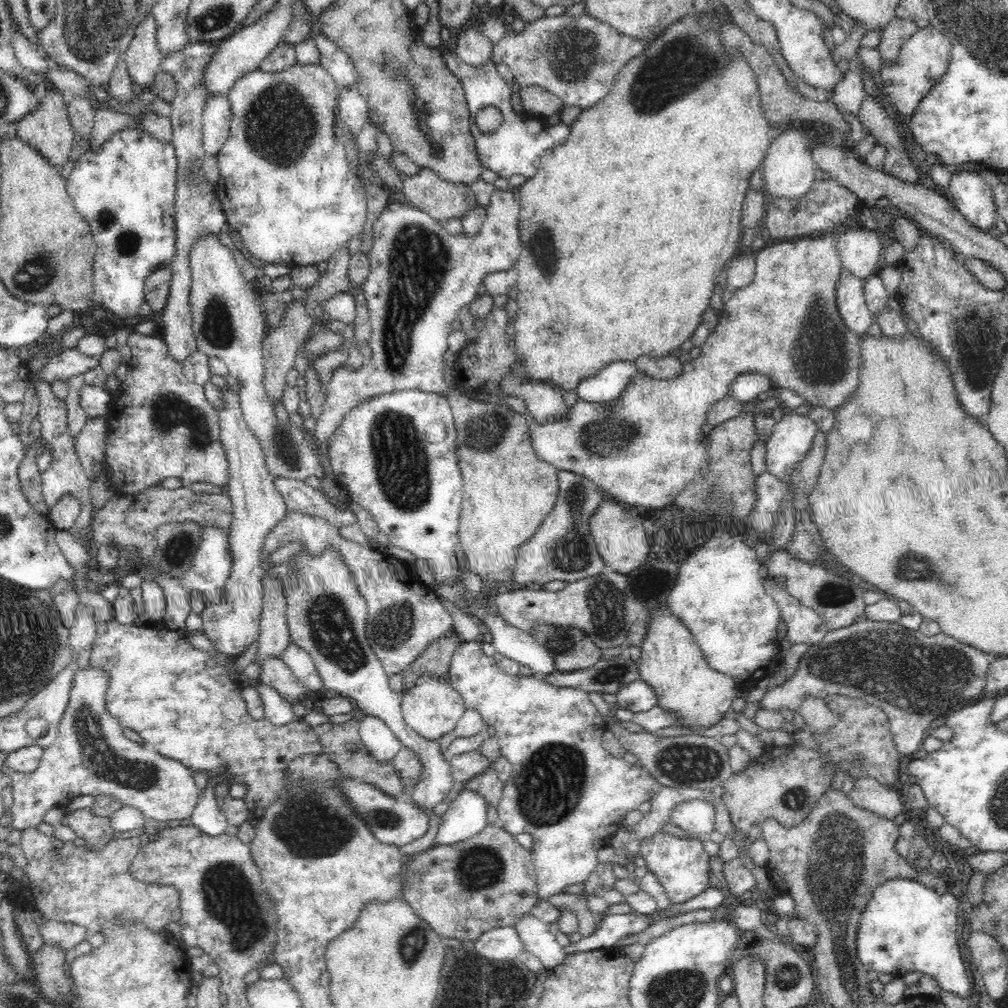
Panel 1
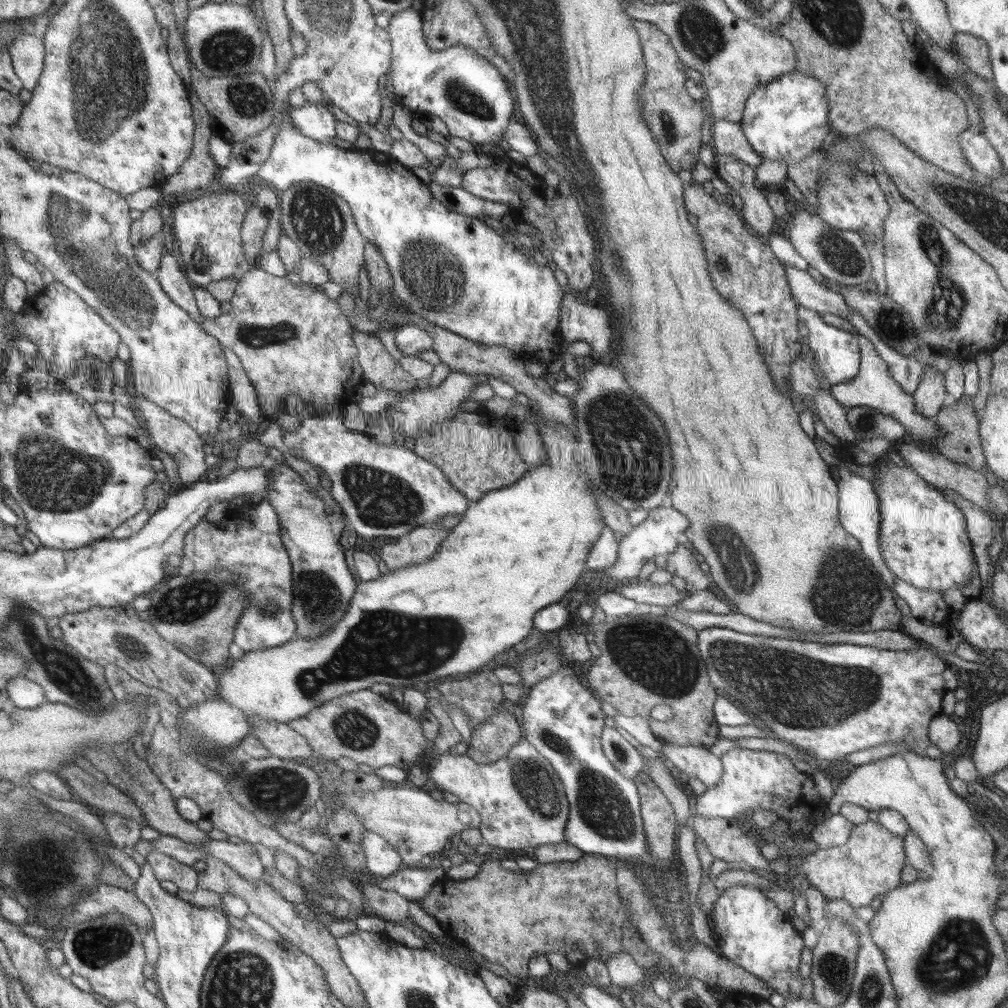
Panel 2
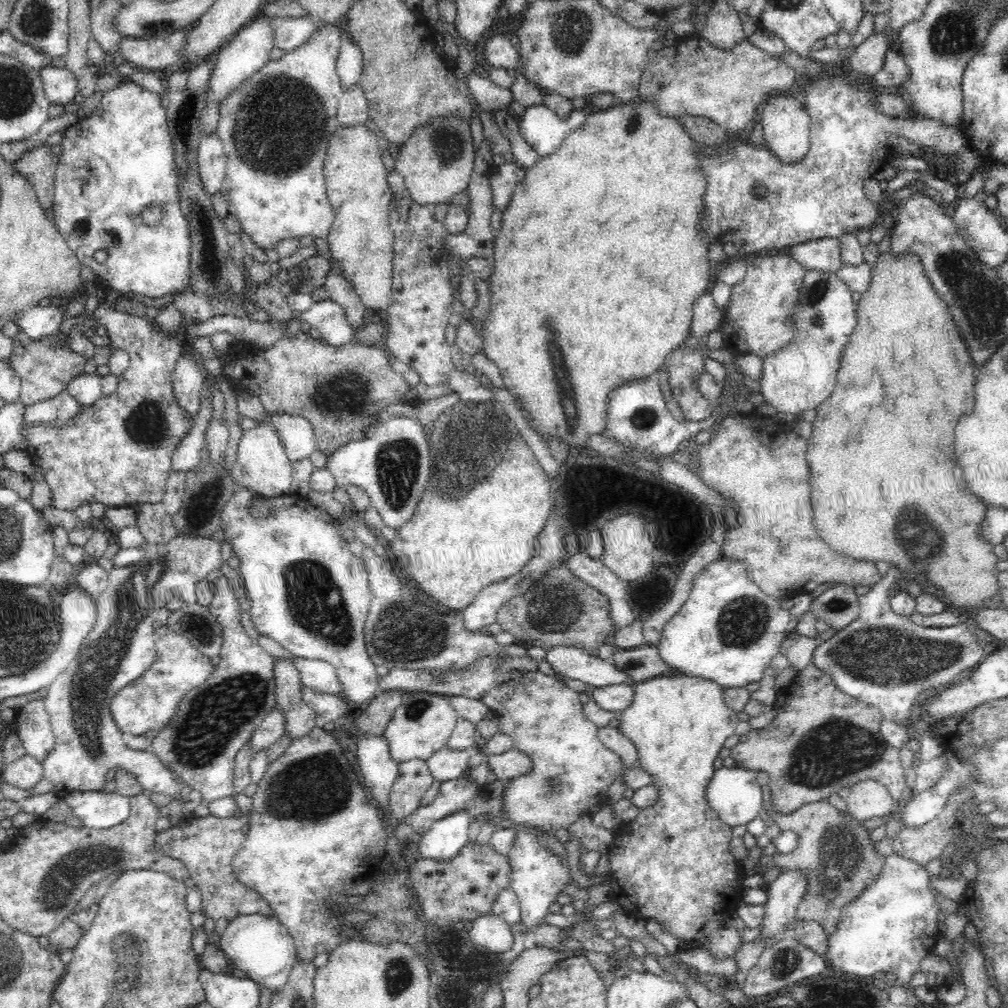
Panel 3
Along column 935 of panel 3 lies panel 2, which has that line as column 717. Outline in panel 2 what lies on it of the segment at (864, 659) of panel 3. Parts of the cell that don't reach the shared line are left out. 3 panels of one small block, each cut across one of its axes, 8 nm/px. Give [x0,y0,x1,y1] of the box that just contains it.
[699,628,949,765]

